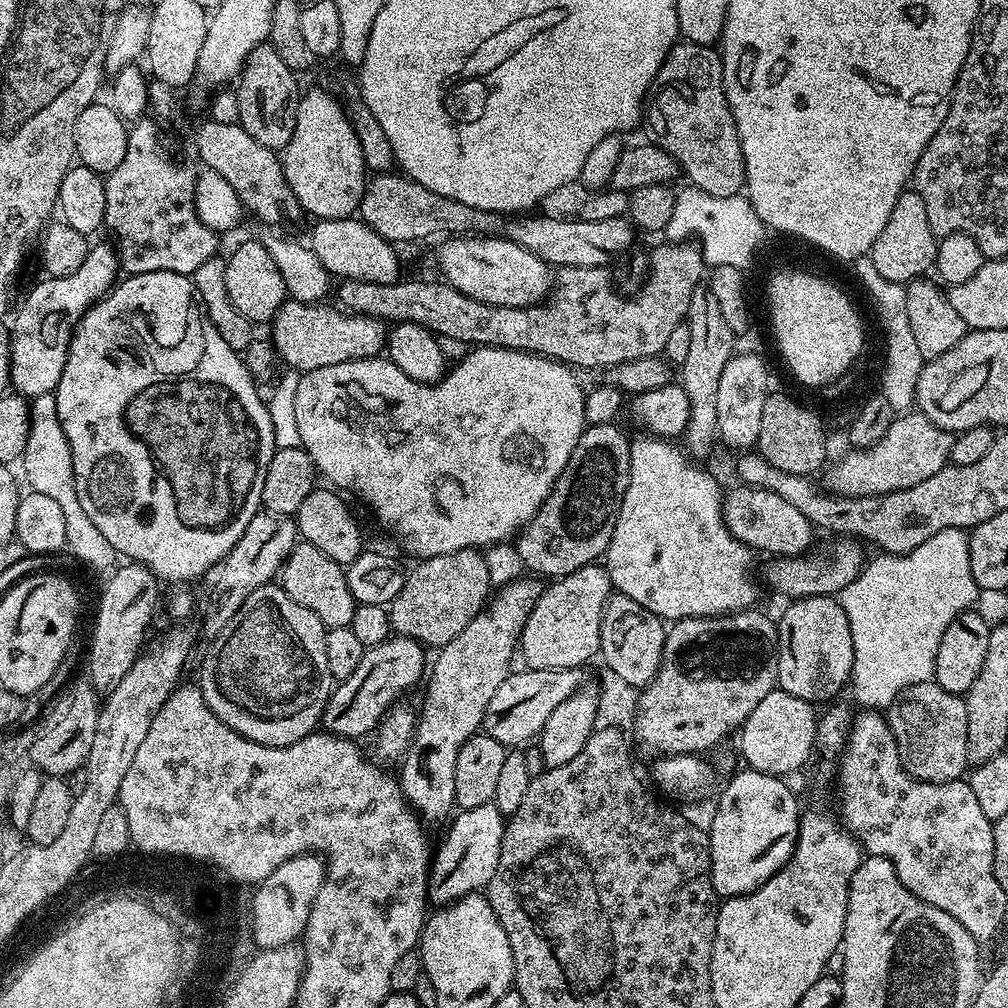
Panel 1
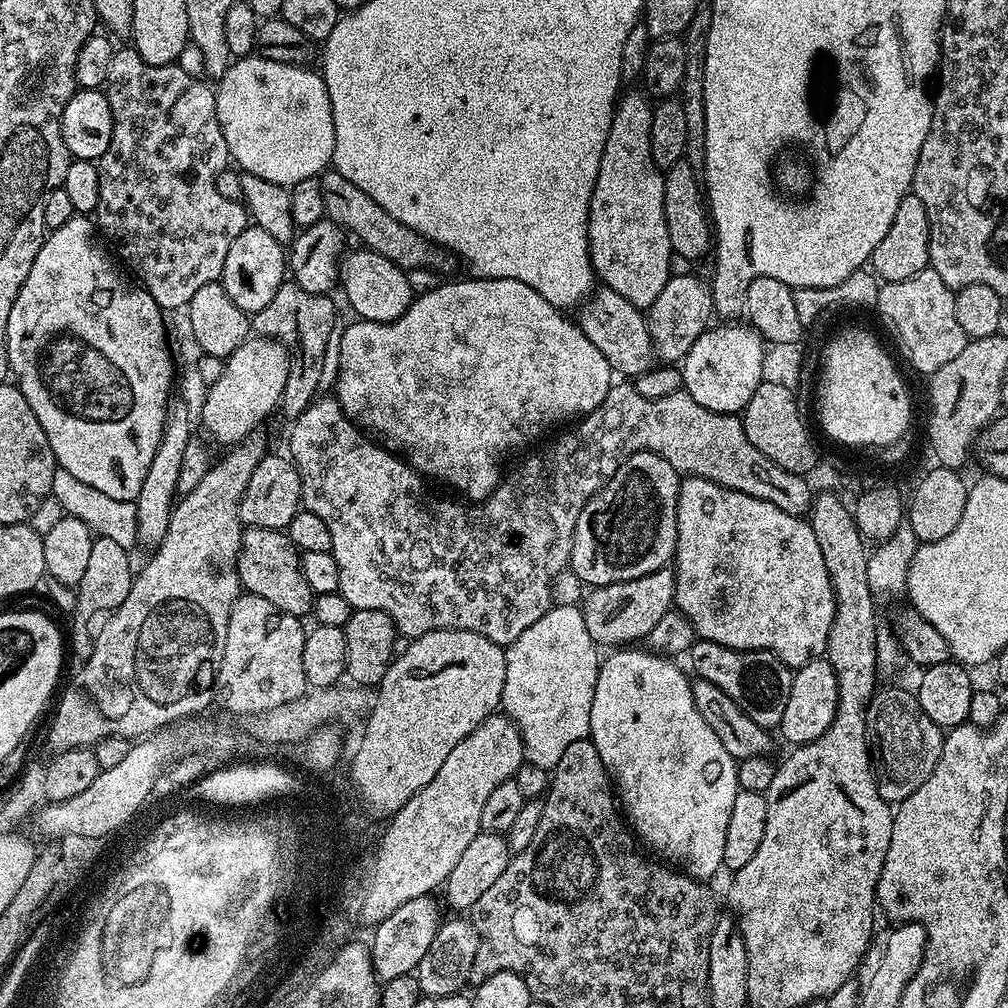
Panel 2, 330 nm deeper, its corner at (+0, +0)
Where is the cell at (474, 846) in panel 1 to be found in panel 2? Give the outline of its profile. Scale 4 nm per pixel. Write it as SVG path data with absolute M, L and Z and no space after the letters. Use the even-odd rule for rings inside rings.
M430 894L419 895L394 910L390 917L374 929L370 949L373 970L380 982L415 973L418 962L422 962L442 923L442 915L440 916L438 904L434 899L436 898Z

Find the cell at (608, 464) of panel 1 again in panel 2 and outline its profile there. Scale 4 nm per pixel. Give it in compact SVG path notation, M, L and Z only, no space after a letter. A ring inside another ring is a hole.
M641 450L633 454L630 459L623 460L618 466L616 473L609 478L608 483L596 495L591 496L588 500L588 507L582 510L582 514L578 514L578 522L574 526L574 546L572 547L570 572L573 572L582 583L588 584L587 586L601 588L607 584L617 584L623 580L642 578L654 570L669 567L673 563L676 555L676 539L678 538L678 494L680 493L681 479L681 473L676 472L674 466L670 466L670 462L666 462L666 458L662 458L653 452Z

